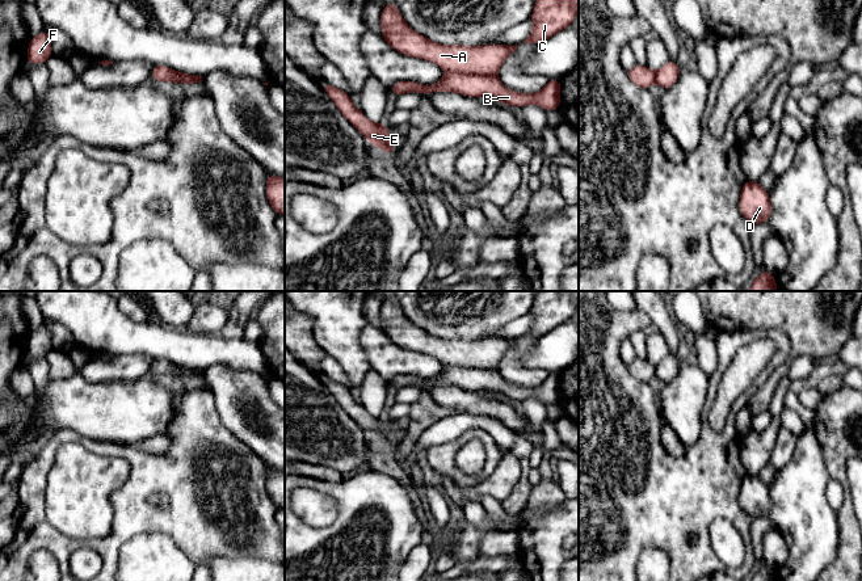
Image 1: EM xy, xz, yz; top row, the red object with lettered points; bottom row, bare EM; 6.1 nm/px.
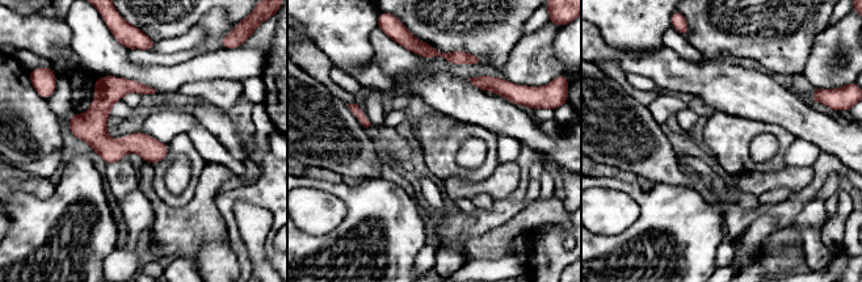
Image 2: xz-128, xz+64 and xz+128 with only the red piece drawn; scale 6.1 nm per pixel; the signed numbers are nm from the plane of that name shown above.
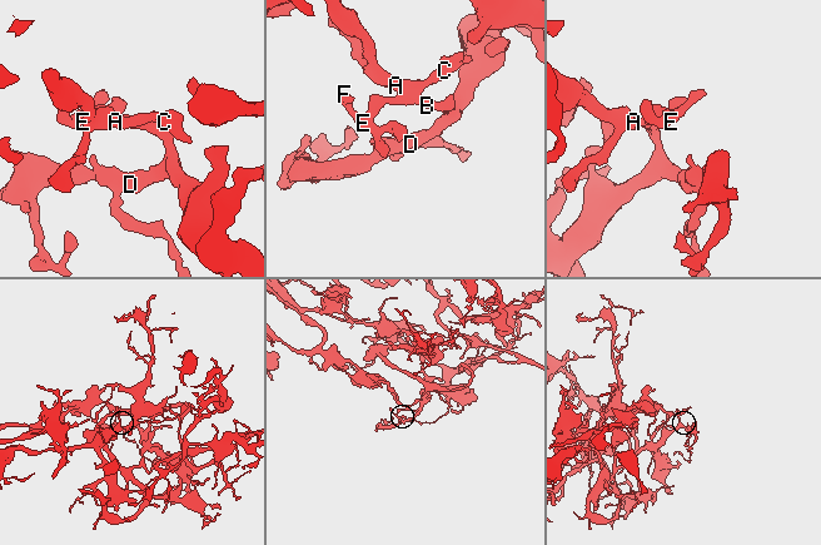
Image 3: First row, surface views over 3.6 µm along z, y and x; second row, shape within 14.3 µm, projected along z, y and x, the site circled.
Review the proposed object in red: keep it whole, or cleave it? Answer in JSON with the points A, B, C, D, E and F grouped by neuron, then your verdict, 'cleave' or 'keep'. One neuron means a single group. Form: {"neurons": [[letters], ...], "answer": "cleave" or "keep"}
{"neurons": [["A", "B", "C", "D", "E", "F"]], "answer": "keep"}

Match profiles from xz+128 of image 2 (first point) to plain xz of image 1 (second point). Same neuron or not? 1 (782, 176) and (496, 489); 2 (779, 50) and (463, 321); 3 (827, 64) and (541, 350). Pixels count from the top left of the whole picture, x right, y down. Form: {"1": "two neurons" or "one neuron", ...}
{"1": "one neuron", "2": "one neuron", "3": "two neurons"}

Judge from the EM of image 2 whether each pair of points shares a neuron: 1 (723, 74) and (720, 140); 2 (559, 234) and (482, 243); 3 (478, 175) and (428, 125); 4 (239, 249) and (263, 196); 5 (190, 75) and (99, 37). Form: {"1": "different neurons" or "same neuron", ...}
{"1": "different neurons", "2": "different neurons", "3": "same neuron", "4": "same neuron", "5": "same neuron"}

